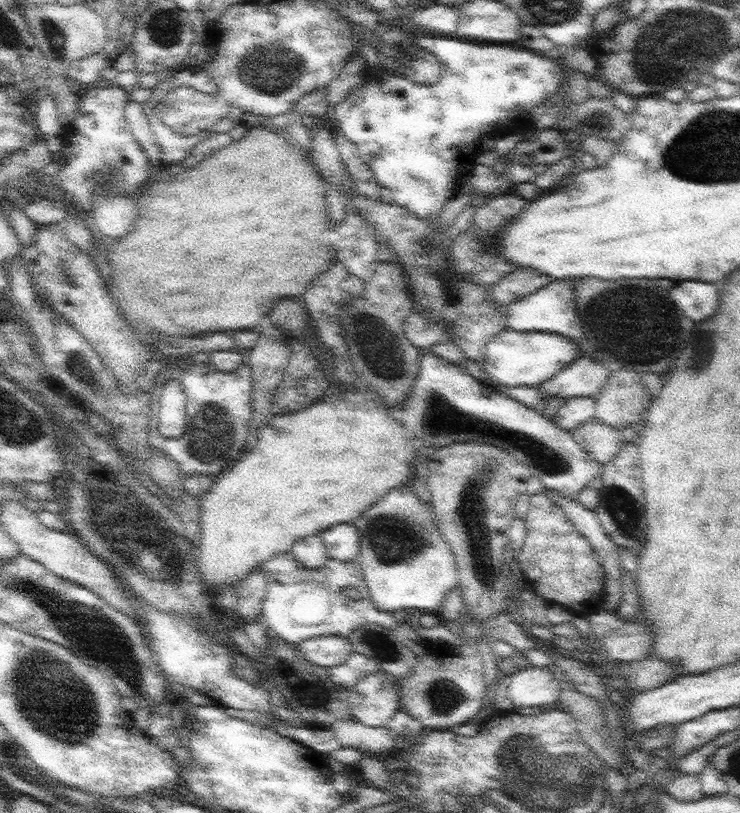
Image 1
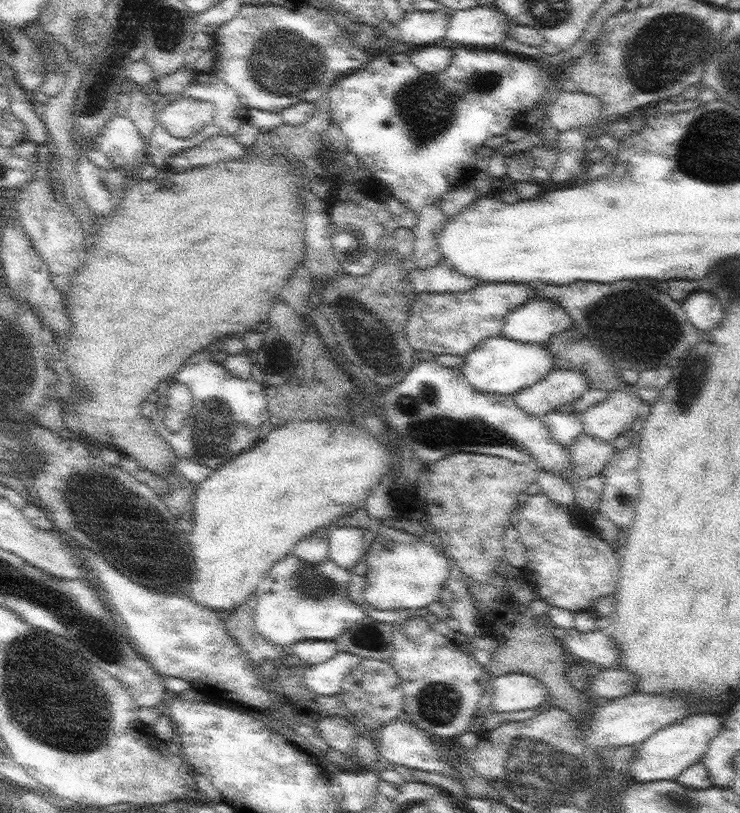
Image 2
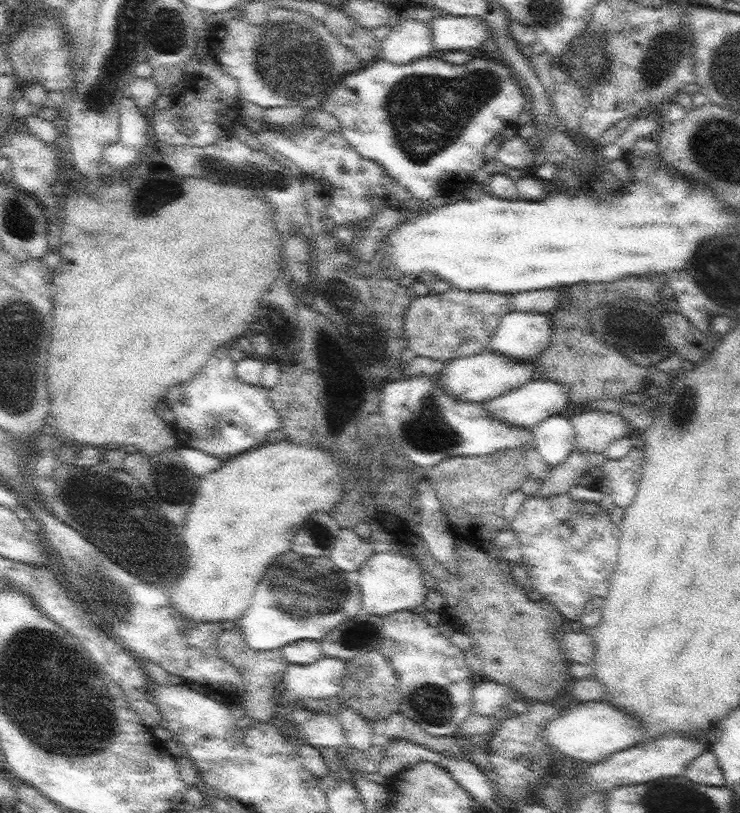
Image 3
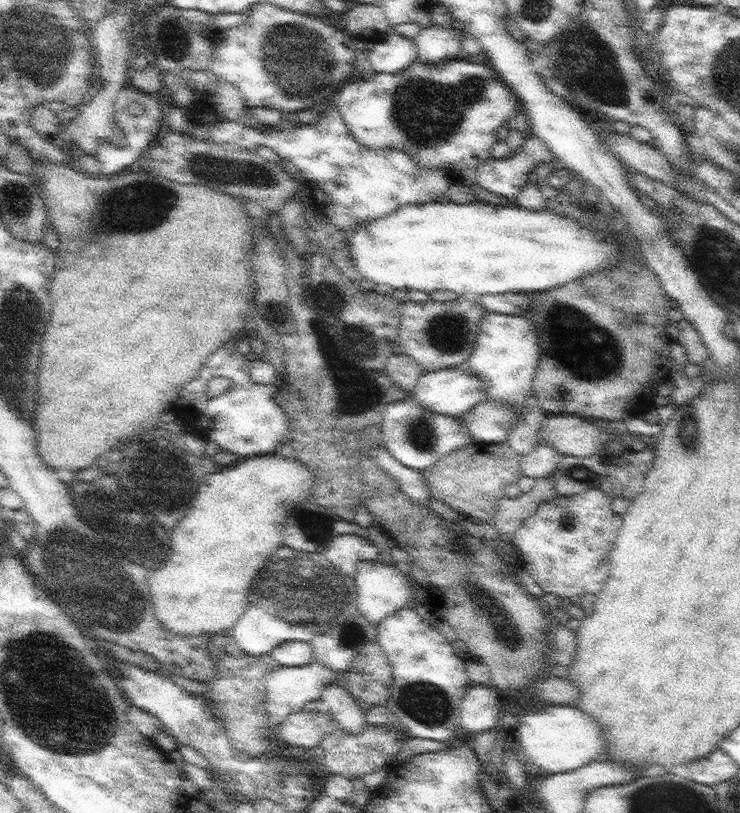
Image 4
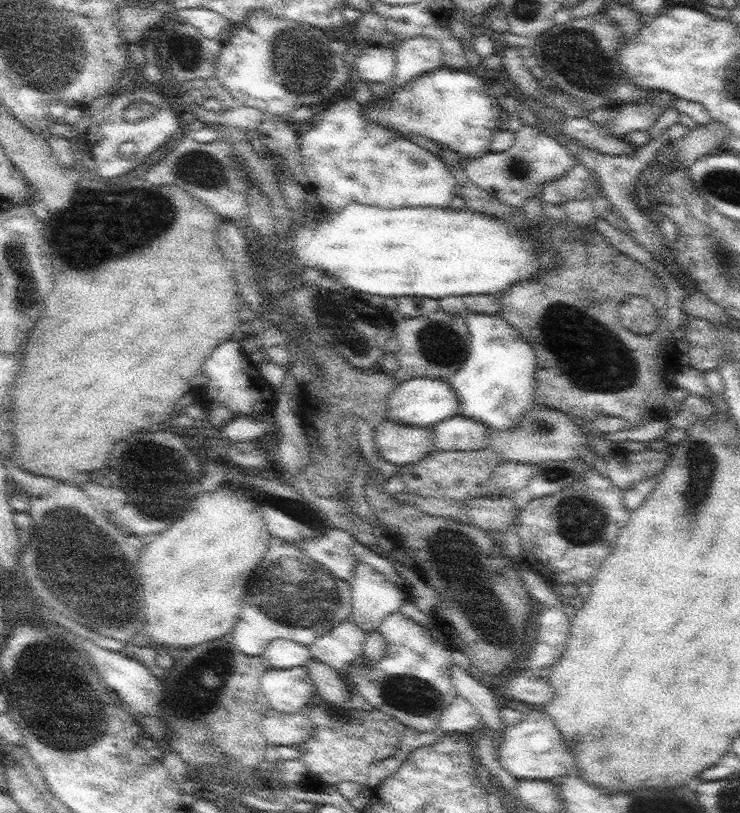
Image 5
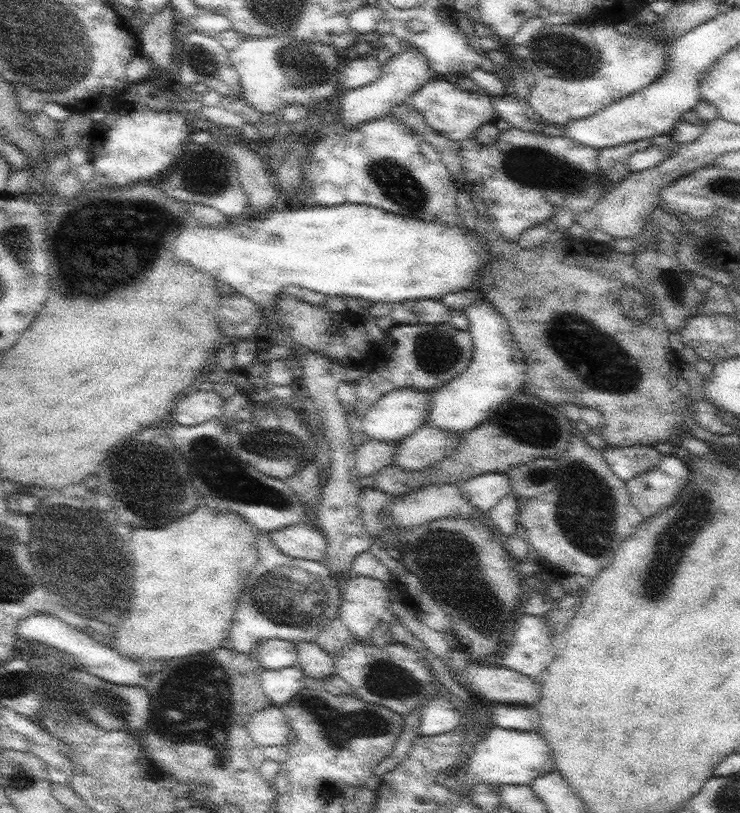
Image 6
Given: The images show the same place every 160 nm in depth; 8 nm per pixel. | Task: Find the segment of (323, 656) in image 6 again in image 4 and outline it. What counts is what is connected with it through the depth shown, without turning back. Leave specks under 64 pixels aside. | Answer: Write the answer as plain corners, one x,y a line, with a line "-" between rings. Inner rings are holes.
343,682
328,684
322,691
320,701
327,704
329,713
339,722
339,726
358,736
367,727
366,712
354,700
350,691
346,692
348,688
345,687

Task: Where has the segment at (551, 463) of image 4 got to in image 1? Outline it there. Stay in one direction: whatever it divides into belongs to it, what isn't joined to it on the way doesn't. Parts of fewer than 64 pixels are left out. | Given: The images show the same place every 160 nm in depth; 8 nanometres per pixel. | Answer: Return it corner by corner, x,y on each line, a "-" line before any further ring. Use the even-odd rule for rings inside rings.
579,396
576,398
566,399
563,405
552,416
556,418
556,424
566,430
574,430
576,426
584,424
587,420
595,417
597,397

